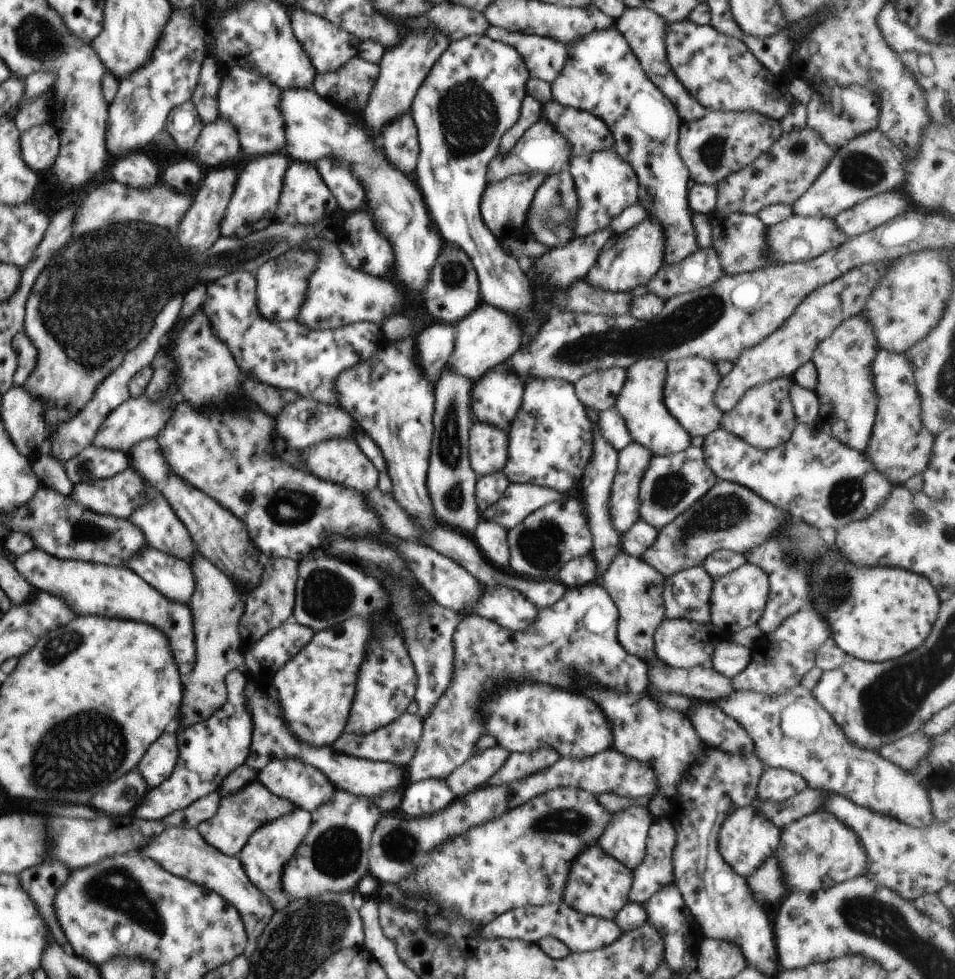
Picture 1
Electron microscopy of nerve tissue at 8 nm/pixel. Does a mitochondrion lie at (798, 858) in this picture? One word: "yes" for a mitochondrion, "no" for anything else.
yes

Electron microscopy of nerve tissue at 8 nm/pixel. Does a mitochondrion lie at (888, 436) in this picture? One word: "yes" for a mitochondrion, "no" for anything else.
no

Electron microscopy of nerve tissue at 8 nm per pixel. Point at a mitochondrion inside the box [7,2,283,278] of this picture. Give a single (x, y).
(36, 36)

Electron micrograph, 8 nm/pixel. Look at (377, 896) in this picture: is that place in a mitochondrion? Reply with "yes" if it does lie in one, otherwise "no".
no

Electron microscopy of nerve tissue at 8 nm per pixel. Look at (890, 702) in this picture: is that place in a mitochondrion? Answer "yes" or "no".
yes

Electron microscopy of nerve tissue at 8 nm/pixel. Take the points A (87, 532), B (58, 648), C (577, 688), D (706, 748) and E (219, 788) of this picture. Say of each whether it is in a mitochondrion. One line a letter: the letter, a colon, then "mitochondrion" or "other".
A: mitochondrion
B: mitochondrion
C: other
D: other
E: other

